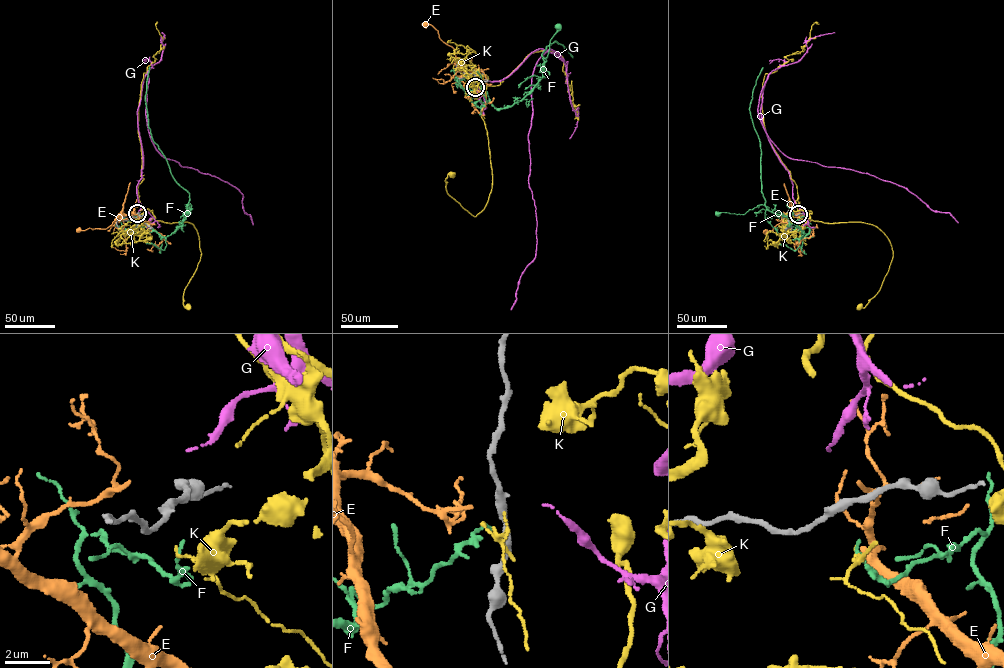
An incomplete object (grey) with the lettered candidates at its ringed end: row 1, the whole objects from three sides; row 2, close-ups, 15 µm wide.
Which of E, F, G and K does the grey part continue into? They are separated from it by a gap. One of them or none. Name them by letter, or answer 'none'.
G

